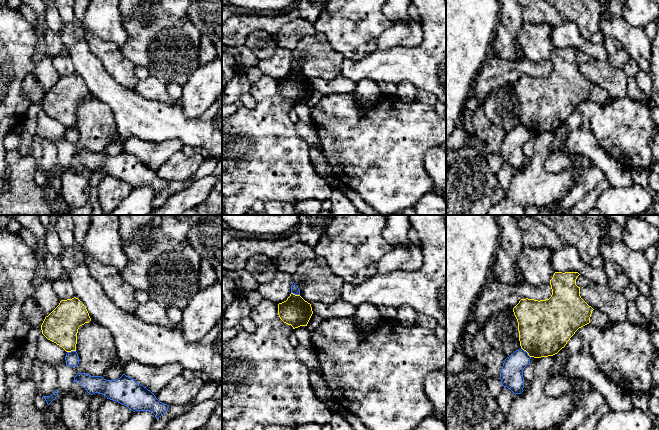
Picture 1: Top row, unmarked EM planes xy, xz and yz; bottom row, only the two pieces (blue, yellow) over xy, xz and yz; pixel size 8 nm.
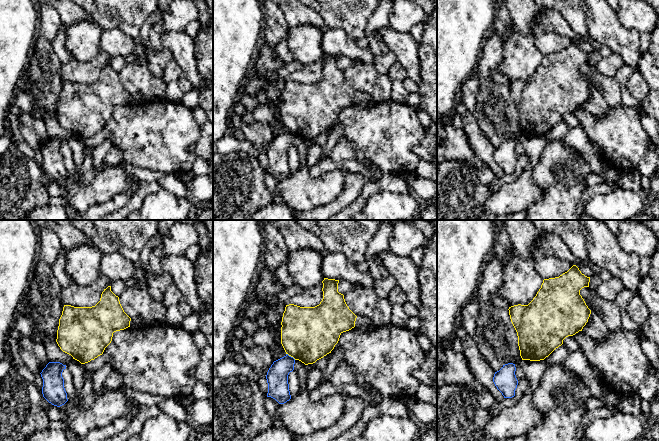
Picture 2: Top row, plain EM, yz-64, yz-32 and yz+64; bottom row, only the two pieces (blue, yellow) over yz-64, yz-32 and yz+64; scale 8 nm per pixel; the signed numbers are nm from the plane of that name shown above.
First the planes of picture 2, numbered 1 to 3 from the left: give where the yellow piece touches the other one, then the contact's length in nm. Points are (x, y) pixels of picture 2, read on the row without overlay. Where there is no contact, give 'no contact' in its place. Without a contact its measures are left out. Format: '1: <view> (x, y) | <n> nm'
1: no contact
2: yz-32 (290, 132) | 90 nm
3: no contact

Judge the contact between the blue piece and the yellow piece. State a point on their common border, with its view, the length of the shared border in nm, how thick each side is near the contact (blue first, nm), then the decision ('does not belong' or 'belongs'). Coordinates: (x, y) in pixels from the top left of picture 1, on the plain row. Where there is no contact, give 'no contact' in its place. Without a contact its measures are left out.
yz (526, 128) | 120 nm | 190/420 nm | does not belong

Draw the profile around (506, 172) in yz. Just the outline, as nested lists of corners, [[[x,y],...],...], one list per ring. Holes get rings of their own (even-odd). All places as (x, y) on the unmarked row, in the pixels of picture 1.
[[[502,162],[502,167],[497,174],[497,178],[504,189],[507,191],[510,187],[510,181],[514,175],[515,170],[507,163]]]

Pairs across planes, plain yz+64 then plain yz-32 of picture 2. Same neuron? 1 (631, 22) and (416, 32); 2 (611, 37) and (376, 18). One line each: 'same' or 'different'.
1: different
2: different

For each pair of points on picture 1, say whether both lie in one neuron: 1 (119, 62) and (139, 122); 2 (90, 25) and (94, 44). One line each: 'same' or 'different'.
1: different
2: different

